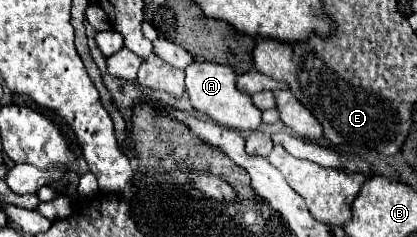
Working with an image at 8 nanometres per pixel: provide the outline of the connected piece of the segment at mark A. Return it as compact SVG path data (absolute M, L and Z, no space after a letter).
M194 61L192 65L186 67L186 89L188 89L192 105L200 109L202 113L210 115L220 125L226 125L236 131L250 131L250 129L254 131L262 123L262 111L254 107L252 97L236 89L236 71L228 65Z

